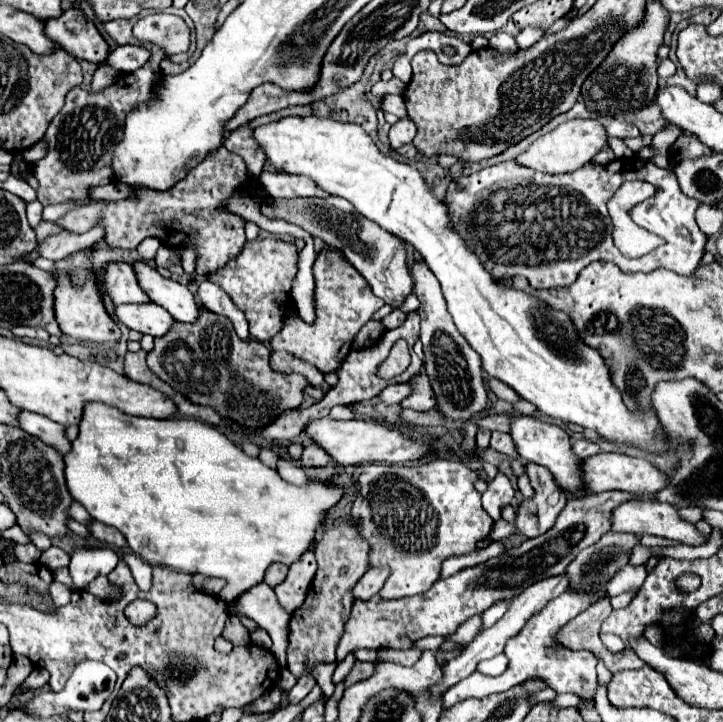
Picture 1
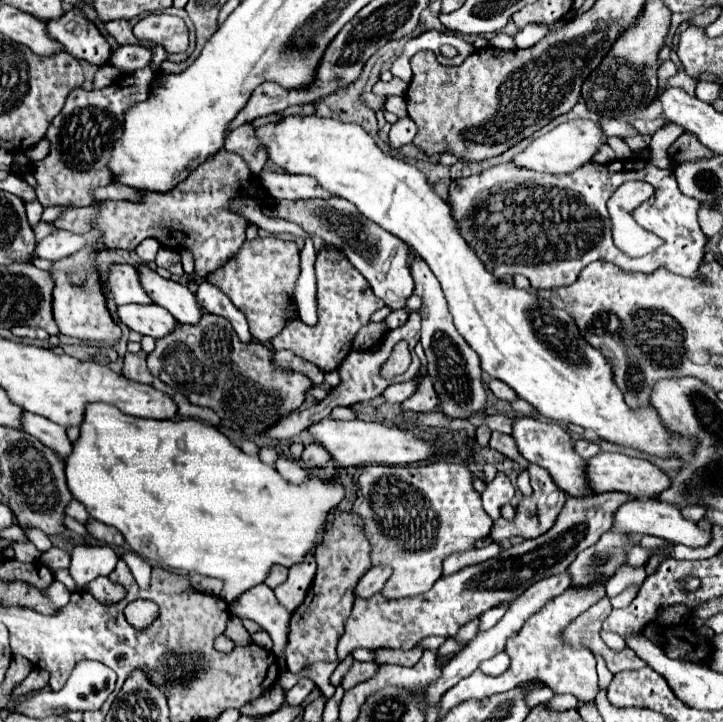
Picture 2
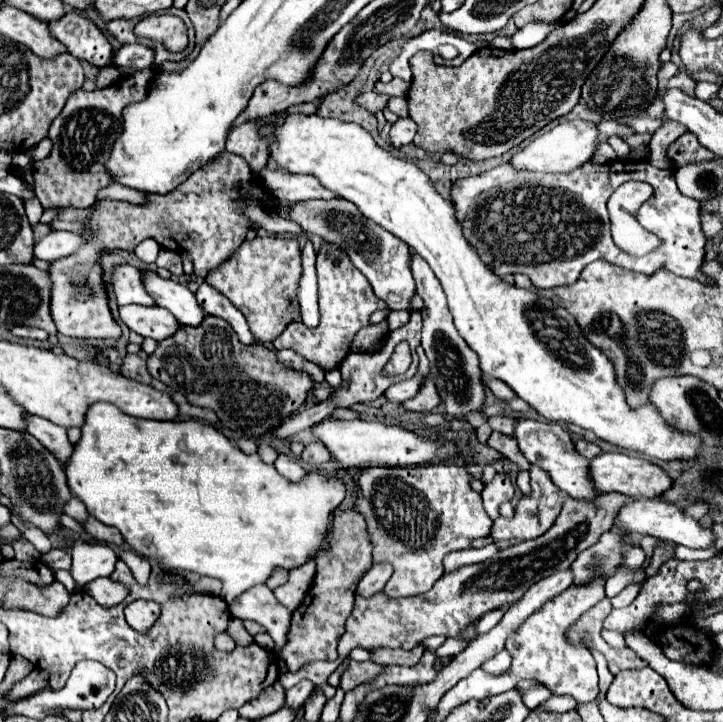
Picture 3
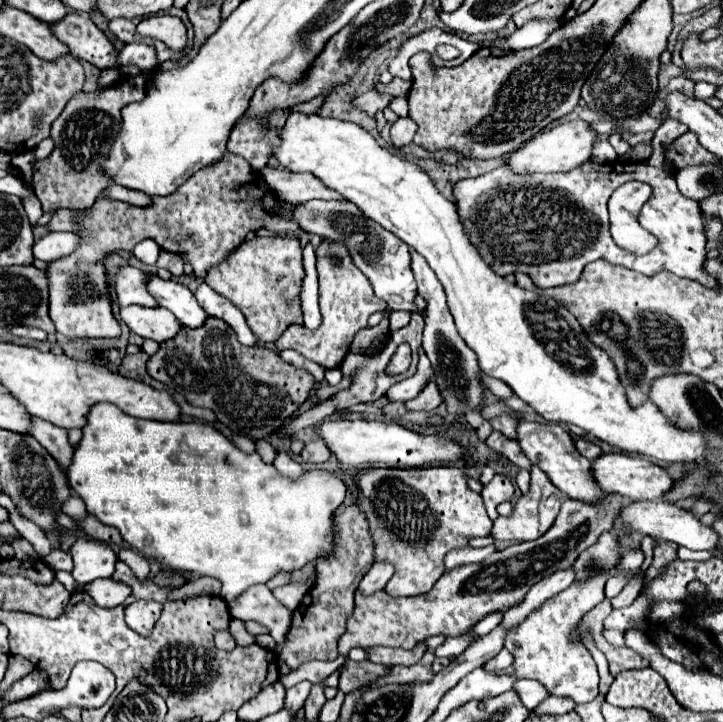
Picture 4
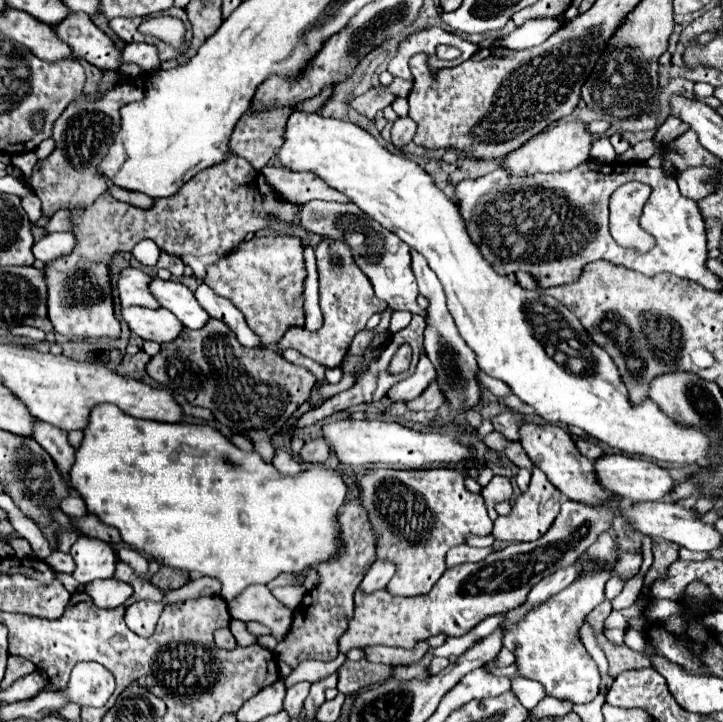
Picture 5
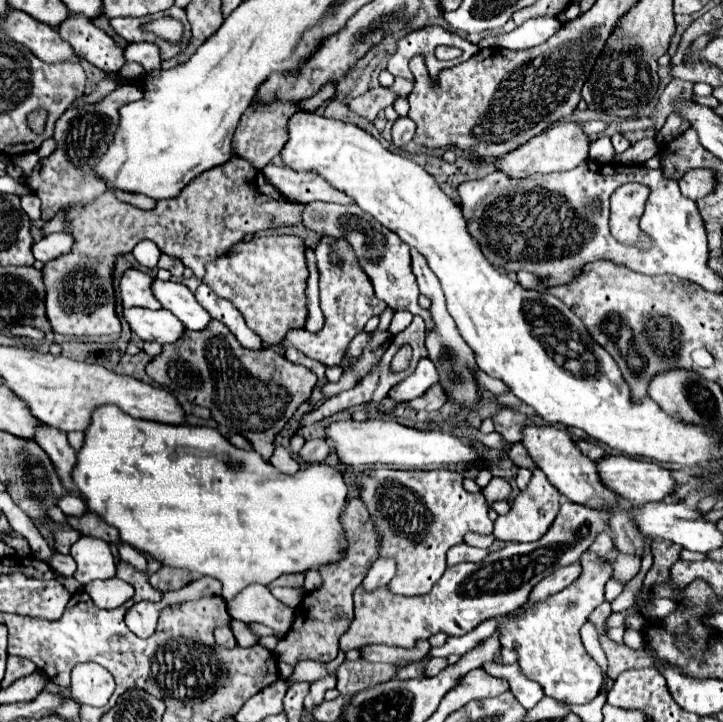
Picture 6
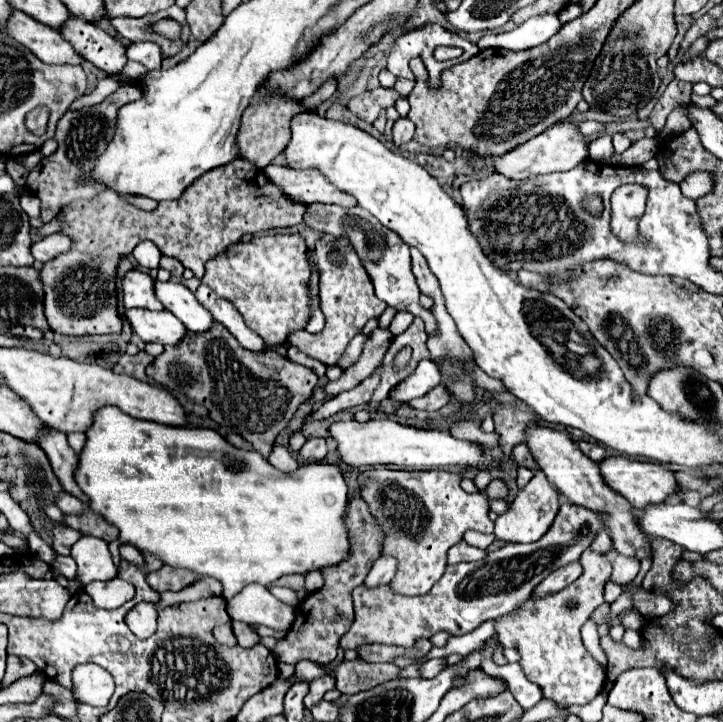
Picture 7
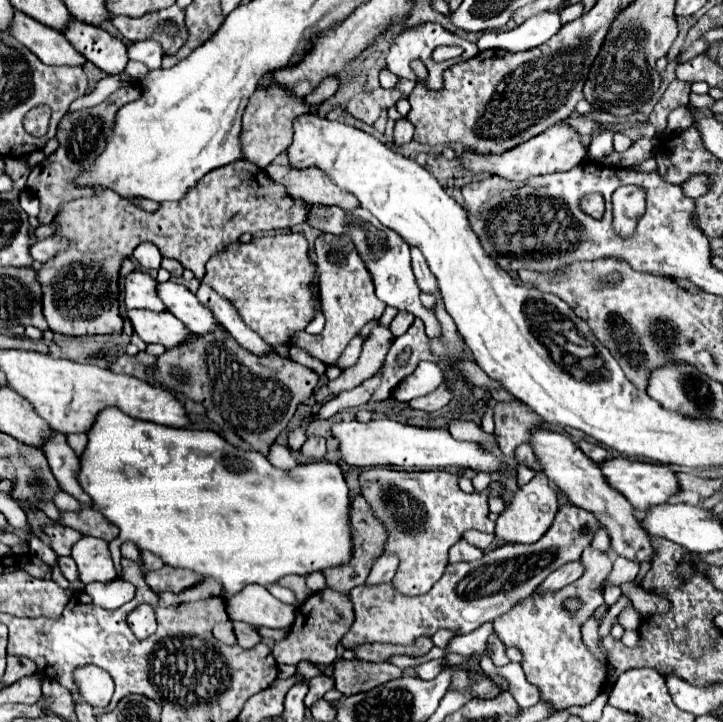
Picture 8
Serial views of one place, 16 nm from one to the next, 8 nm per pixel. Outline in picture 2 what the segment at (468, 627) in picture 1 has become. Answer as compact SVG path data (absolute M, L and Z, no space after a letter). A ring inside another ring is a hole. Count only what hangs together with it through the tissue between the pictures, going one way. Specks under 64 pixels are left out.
M470 620L464 628L460 628L458 636L454 636L454 638L460 640L460 642L470 642L470 640L478 634L478 622L480 622L480 620Z

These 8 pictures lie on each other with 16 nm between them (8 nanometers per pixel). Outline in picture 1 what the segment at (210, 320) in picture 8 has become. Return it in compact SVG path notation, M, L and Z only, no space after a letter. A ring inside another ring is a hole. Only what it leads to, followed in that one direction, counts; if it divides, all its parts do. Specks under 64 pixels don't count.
M136 262L136 276L140 286L150 296L150 300L162 308L166 308L178 322L196 322L200 316L200 308L196 304L194 294L172 278L160 276L146 262Z

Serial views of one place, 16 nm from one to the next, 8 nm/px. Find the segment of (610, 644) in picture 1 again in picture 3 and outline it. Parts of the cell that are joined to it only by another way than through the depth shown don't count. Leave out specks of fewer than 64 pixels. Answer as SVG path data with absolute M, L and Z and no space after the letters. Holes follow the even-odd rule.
M602 630L601 635L604 640L614 648L622 648L626 645L622 635L617 631Z

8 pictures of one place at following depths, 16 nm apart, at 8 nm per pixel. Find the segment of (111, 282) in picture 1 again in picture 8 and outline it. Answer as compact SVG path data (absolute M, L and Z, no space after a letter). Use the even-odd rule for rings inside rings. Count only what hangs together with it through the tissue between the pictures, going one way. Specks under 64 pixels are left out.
M140 270L132 272L126 282L126 308L132 310L132 308L140 308L140 310L154 310L154 312L164 312L166 306L164 302L158 298L158 282L150 276L150 274L144 274Z

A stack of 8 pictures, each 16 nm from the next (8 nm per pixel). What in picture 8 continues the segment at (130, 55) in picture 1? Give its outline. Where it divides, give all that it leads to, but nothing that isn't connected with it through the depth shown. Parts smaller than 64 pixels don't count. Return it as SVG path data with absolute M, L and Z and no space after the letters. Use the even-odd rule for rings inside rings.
M142 40L142 42L134 42L128 46L128 56L130 60L144 62L150 70L154 70L154 68L160 68L160 60L164 52L156 40Z

